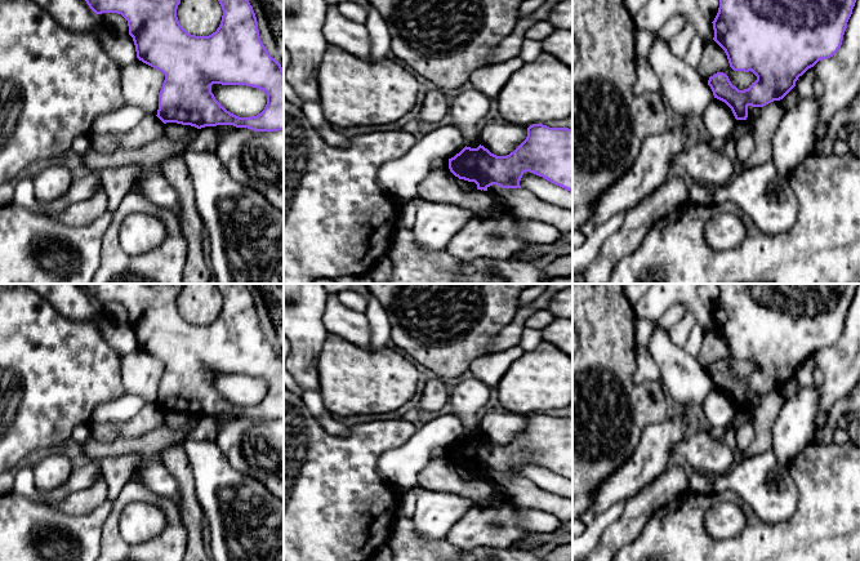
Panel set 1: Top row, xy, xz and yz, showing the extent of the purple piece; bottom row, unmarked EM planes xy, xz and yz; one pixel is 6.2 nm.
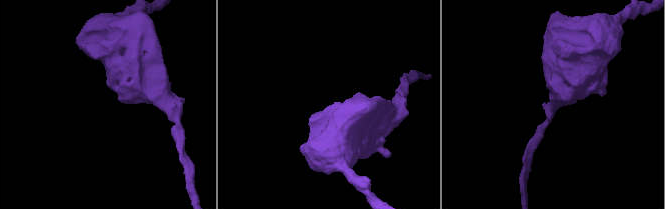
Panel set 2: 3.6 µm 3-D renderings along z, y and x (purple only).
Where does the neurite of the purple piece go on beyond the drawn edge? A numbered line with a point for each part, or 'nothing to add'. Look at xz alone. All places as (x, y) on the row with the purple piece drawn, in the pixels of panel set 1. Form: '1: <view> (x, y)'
nothing to add

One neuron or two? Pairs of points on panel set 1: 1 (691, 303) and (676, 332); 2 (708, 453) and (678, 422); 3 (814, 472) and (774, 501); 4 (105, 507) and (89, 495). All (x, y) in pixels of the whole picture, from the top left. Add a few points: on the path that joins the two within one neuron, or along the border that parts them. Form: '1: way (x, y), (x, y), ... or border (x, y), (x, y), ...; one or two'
1: border (686, 311), (698, 323); two
2: border (686, 436), (676, 452); two
3: border (787, 466), (798, 493), (798, 504), (793, 515); two
4: border (107, 498), (89, 512), (72, 515); two

